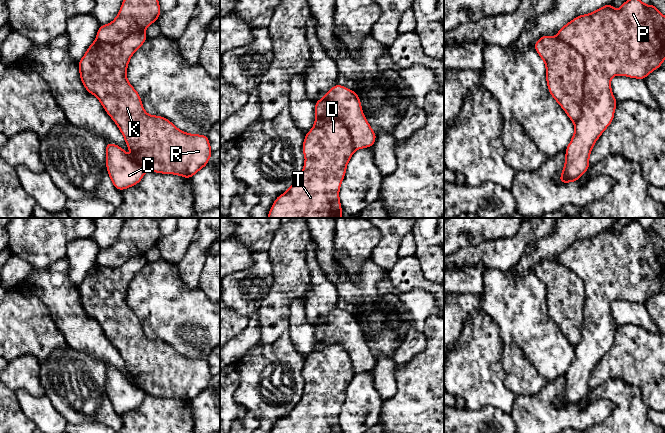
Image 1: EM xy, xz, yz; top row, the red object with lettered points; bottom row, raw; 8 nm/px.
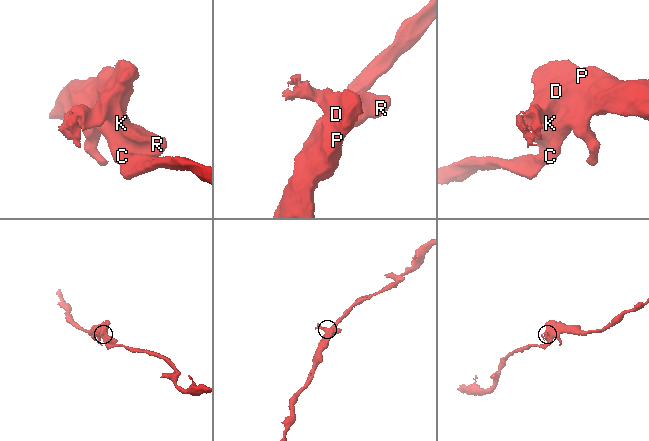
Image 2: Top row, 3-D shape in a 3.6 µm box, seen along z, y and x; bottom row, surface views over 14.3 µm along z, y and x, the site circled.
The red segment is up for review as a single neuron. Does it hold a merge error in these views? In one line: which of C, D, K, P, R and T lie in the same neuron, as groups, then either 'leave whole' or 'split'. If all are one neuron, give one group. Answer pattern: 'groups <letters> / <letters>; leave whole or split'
groups C D P T / K R; split

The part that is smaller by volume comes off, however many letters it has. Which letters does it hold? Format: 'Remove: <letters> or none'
Remove: K, R

